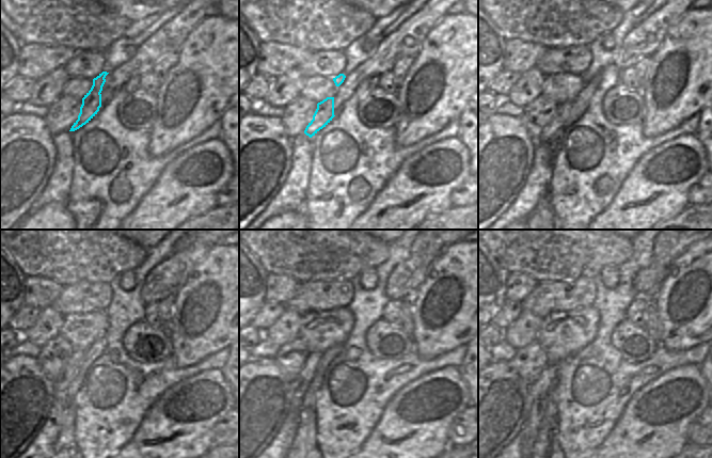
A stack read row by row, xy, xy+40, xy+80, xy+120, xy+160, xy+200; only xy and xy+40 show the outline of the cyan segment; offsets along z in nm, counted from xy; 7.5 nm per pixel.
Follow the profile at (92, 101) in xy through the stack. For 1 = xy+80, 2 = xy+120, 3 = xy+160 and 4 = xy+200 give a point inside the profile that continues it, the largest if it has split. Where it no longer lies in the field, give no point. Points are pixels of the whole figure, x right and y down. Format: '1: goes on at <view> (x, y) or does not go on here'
1: goes on at xy+80 (562, 113)
2: goes on at xy+120 (62, 383)
3: goes on at xy+160 (302, 397)
4: goes on at xy+200 (542, 406)

